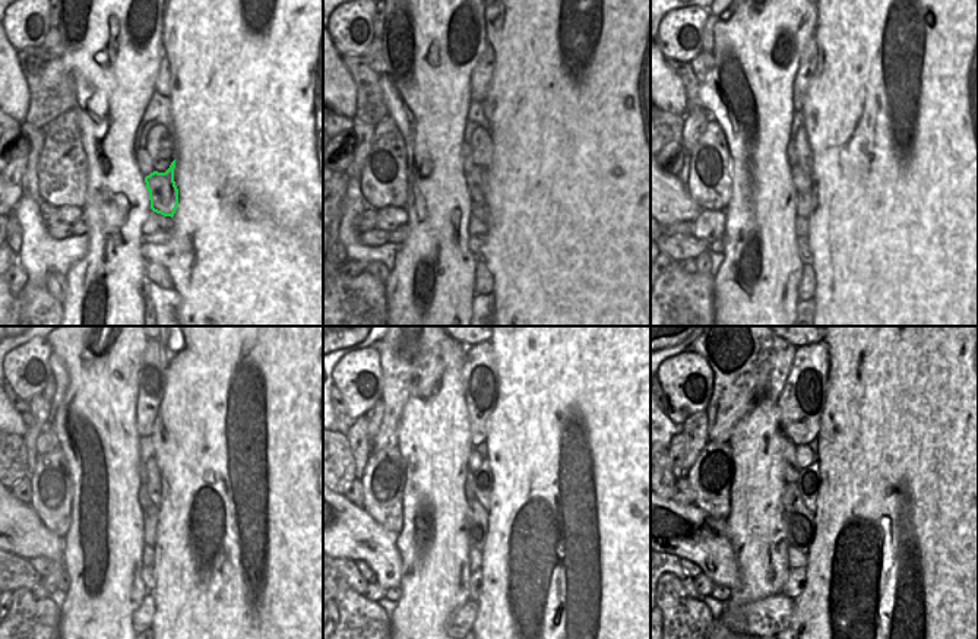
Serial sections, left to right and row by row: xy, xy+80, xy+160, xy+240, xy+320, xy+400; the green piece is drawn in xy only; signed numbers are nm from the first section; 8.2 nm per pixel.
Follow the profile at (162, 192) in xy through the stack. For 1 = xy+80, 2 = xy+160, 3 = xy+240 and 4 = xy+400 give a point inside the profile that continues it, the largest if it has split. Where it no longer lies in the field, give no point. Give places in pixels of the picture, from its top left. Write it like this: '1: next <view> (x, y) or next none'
1: next xy+80 (475, 177)
2: next xy+160 (801, 179)
3: next xy+240 (145, 500)
4: next xy+400 (791, 470)

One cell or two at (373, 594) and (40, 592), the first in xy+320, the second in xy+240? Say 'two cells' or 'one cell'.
one cell

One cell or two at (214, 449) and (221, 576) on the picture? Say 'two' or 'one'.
one

